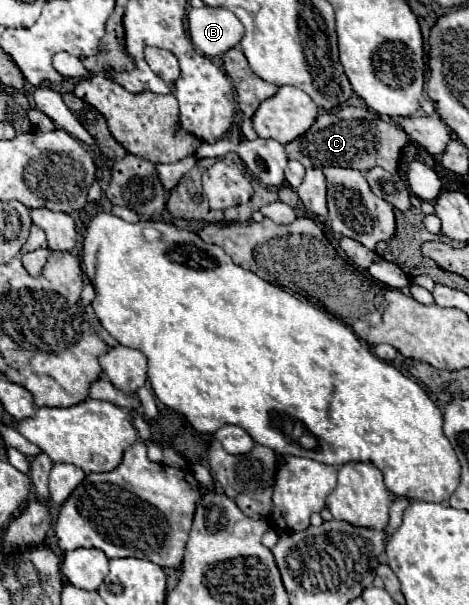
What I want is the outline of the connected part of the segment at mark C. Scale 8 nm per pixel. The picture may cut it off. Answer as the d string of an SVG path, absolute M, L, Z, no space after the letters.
M341 105L337 109L321 113L307 133L303 133L301 137L285 145L285 151L287 151L287 157L291 159L297 159L297 151L301 155L307 155L315 167L339 165L339 167L359 169L361 173L365 173L379 165L391 173L397 173L401 149L407 143L409 143L409 137L407 133L399 129L399 125L379 117L377 113L365 107Z

